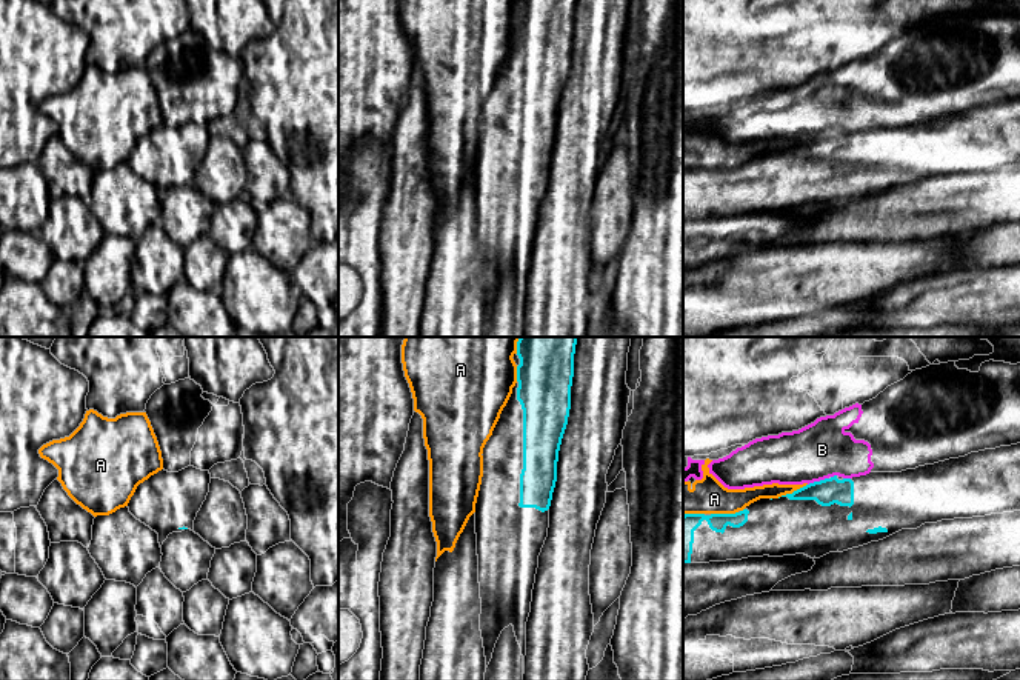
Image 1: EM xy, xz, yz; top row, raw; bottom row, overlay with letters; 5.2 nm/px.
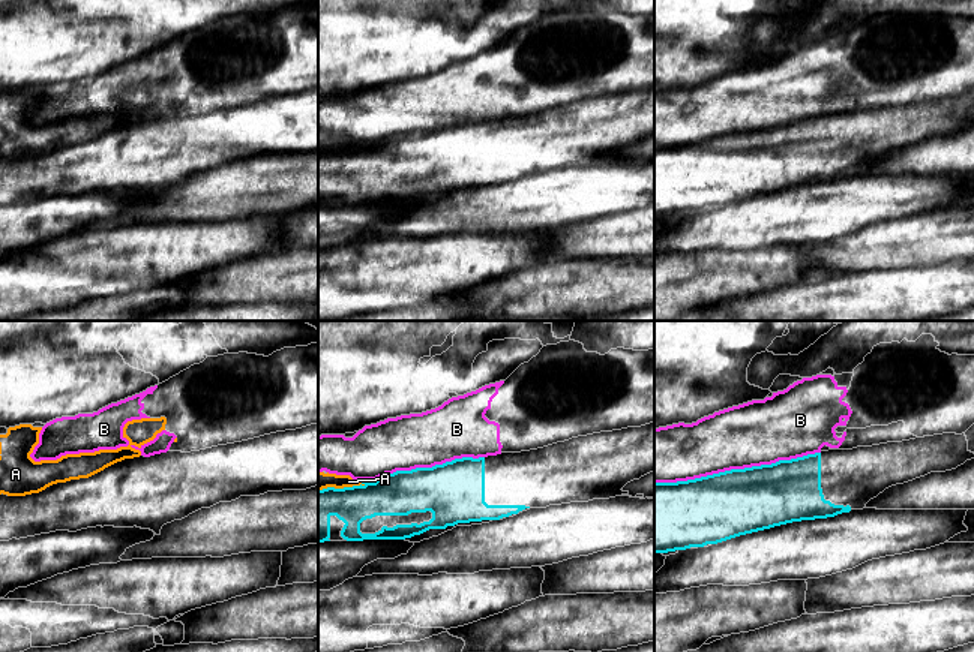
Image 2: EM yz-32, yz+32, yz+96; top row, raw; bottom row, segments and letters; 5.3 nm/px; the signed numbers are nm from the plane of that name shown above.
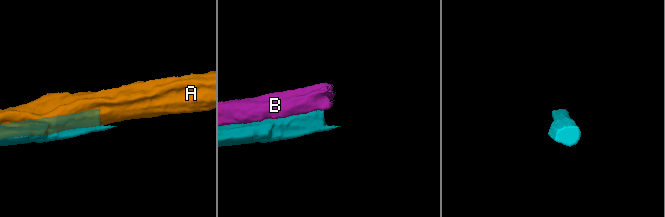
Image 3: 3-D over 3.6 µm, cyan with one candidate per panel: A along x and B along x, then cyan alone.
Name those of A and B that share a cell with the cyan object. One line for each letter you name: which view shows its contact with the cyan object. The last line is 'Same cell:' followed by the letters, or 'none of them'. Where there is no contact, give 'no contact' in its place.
Same cell: none of them

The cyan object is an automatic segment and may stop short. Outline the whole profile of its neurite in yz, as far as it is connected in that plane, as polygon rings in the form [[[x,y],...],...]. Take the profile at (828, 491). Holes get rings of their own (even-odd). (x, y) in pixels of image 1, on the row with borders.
[[[1020,443],[902,472],[869,472],[852,478],[834,475],[778,498],[760,498],[735,514],[685,514],[683,563],[795,554],[820,558],[925,523],[1014,511],[1020,511]]]

